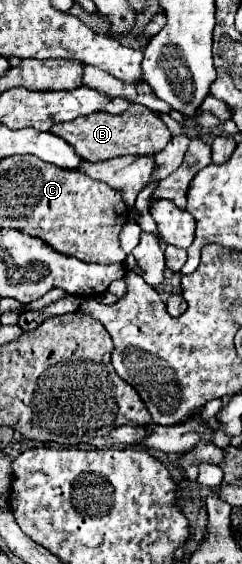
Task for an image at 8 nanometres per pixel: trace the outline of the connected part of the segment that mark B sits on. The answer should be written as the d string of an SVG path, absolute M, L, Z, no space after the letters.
M132 104L130 112L124 114L108 114L108 112L94 112L70 122L58 122L58 126L50 128L52 134L64 138L68 144L74 146L78 156L88 162L110 160L124 154L150 154L160 152L170 142L170 132L166 124L146 106Z

